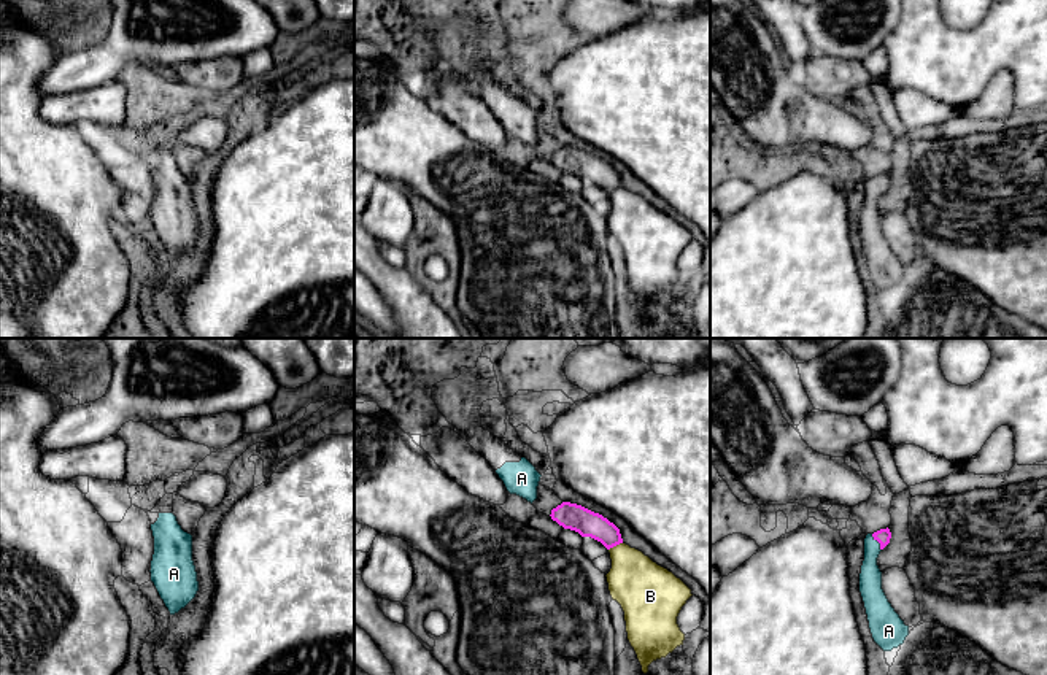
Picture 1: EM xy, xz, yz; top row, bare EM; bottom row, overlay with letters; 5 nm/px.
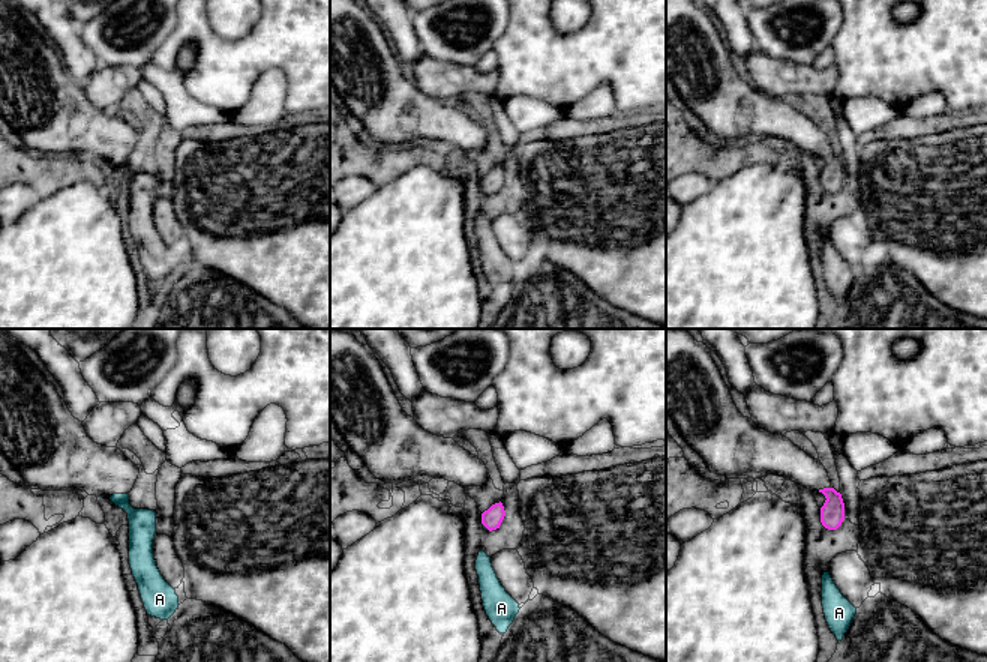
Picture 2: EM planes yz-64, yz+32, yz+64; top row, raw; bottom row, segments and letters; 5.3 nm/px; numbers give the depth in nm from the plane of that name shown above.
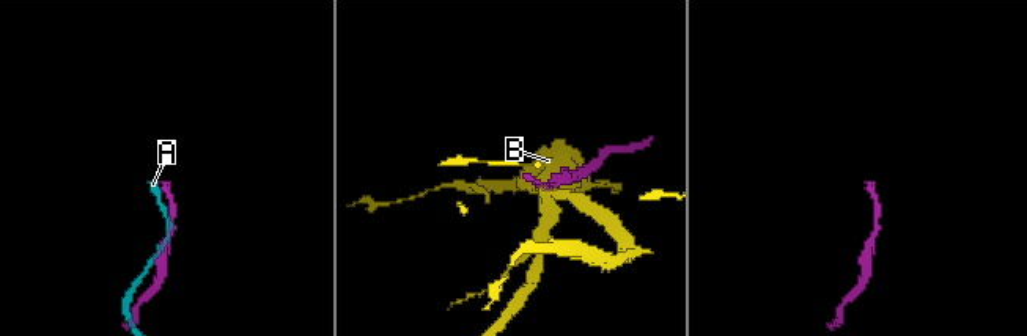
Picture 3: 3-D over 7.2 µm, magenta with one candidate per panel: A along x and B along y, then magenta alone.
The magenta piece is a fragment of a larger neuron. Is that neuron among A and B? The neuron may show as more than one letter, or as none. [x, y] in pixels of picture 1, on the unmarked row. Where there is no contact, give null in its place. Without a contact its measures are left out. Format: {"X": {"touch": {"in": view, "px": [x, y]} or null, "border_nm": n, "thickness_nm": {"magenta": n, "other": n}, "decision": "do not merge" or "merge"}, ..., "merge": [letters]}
{"A": {"touch": {"in": "yz", "px": [877, 185]}, "border_nm": 100, "thickness_nm": {"magenta": 70, "other": 110}, "decision": "merge"}, "B": {"touch": {"in": "xz", "px": [615, 189]}, "border_nm": 80, "thickness_nm": {"magenta": 140, "other": 280}, "decision": "do not merge"}, "merge": ["A"]}

